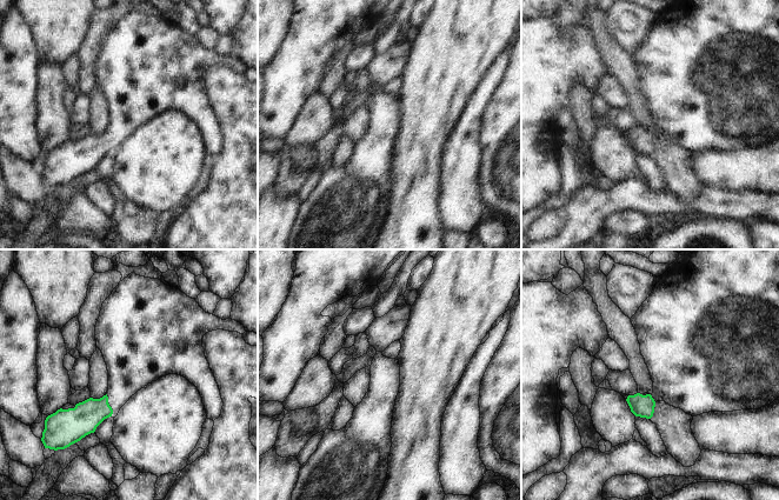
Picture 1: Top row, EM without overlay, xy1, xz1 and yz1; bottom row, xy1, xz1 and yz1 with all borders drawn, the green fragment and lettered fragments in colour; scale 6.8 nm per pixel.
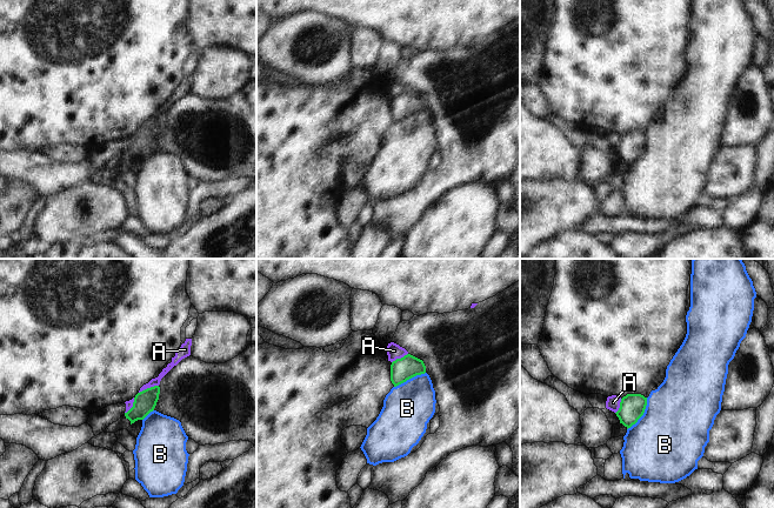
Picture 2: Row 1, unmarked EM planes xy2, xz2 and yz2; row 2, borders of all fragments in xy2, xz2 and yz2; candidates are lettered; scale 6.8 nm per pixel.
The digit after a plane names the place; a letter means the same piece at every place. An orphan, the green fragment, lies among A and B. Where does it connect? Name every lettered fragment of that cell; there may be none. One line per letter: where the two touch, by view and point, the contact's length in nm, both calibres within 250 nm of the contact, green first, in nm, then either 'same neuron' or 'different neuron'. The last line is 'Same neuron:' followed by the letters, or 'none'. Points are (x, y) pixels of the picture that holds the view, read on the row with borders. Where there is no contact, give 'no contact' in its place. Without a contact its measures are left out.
A: contact xy2 (148, 388); length 150 nm; calibres 150 and 50 nm; different neuron
B: contact yz2 (642, 414); length 260 nm; calibres 180 and 500 nm; different neuron
Same neuron: none

